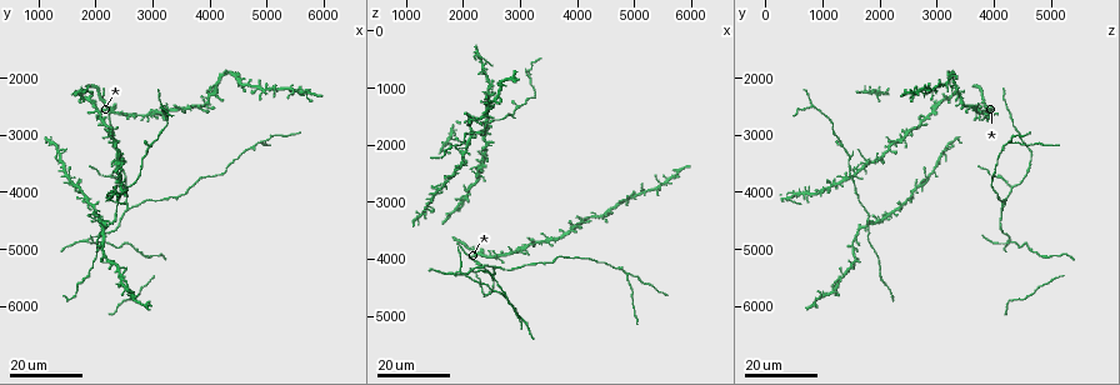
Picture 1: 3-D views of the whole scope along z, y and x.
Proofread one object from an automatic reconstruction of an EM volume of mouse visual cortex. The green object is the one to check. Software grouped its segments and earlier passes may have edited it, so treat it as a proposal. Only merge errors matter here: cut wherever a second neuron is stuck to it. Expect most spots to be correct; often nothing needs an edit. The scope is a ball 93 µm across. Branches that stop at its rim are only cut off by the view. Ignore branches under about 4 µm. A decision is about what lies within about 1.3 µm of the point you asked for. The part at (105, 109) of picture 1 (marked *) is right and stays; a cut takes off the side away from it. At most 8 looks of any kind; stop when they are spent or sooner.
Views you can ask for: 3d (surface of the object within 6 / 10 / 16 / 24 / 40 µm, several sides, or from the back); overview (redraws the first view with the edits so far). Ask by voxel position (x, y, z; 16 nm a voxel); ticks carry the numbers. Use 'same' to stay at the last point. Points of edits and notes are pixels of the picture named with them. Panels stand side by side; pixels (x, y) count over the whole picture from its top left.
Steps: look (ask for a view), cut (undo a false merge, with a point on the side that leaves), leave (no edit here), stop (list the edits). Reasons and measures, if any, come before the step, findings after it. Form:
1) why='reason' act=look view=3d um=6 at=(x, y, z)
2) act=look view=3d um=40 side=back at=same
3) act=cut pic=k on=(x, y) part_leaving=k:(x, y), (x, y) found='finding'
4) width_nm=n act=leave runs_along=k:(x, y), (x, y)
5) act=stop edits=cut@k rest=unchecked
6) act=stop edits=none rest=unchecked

why='side arm on a straight run' act=look view=3d um=24 at=(2600, 4250, 4150)

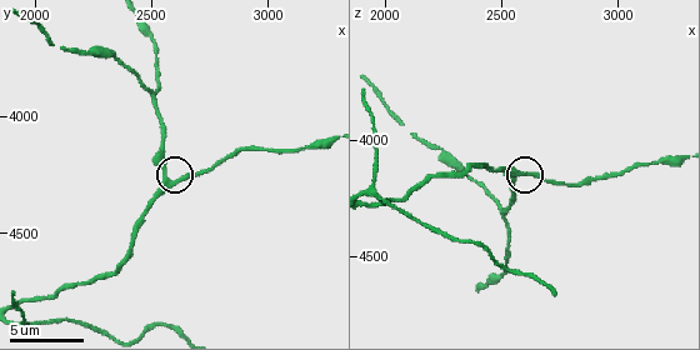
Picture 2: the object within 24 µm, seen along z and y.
why='zoom in' act=look view=3d um=6 at=(2590, 4290, 4150)

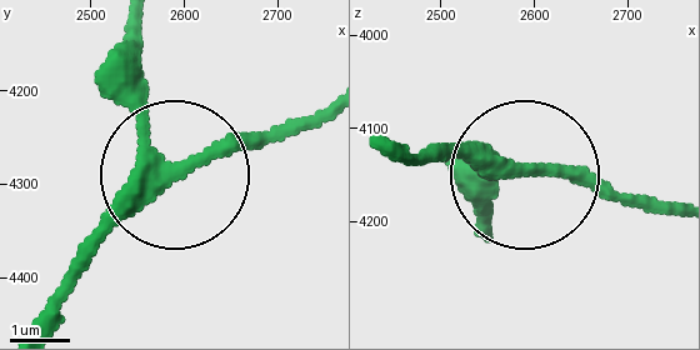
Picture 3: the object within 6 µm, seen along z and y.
width_nm=290 act=leave runs_along=3:(135, 25), (135, 85), (165, 160), (310, 130) found='one neuron here'

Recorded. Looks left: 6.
act=look view=3d um=16 at=(2600, 3900, 1550)

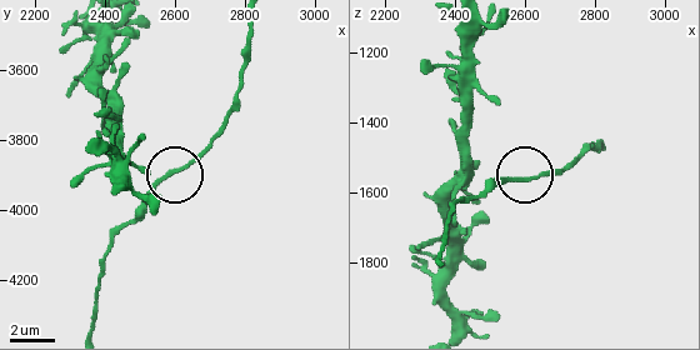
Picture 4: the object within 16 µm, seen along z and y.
act=look view=3d um=6 at=(2560, 3910, 1570)

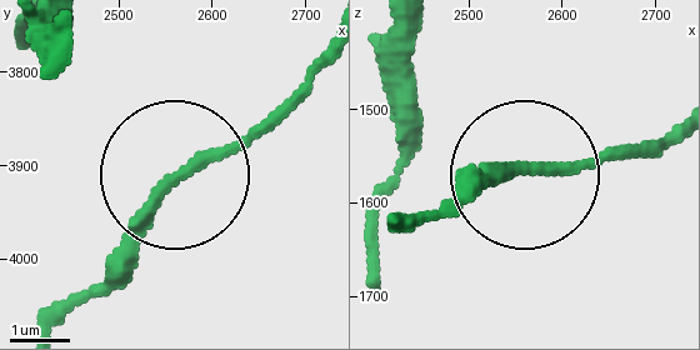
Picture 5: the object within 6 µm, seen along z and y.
act=leave found='continuous, no second neuron'

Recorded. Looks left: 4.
why='three-way junction' act=look view=3d um=16 at=(3200, 2450, 800)

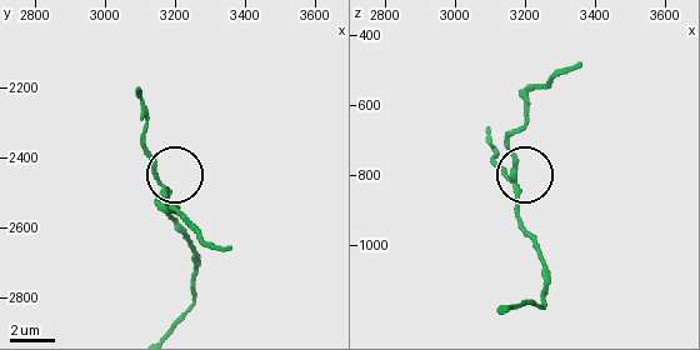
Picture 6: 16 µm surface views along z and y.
act=look view=3d um=10 at=(3170, 2500, 820)

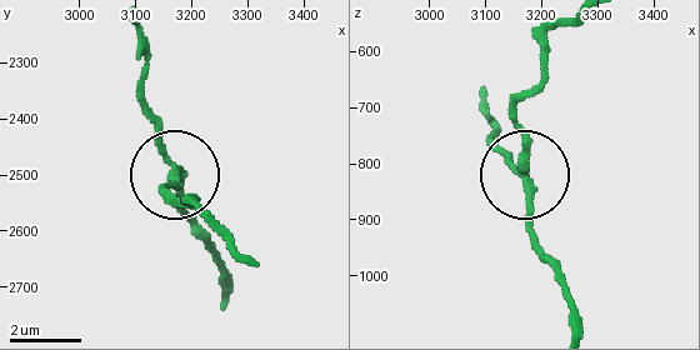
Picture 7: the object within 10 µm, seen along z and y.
act=look view=3d um=10 side=back at=(3170, 2490, 810)

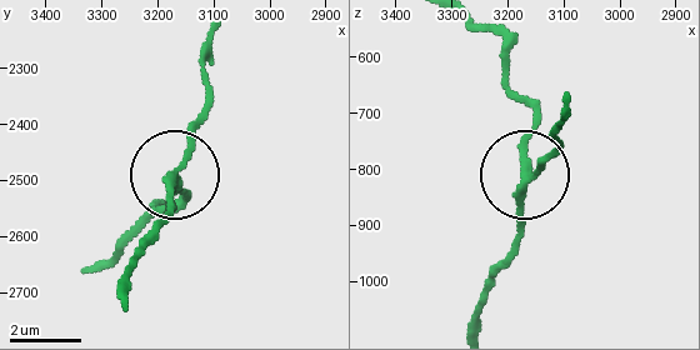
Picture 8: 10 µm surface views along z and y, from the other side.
arms=3 act=cut pic=8 on=(535, 128) part_leaving=8:(524, 171), (533, 120), (509, 85), (499, 34), (479, 23) found='a second neuron is stuck on'

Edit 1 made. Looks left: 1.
act=stop edits=cut@8 rest=unchecked

